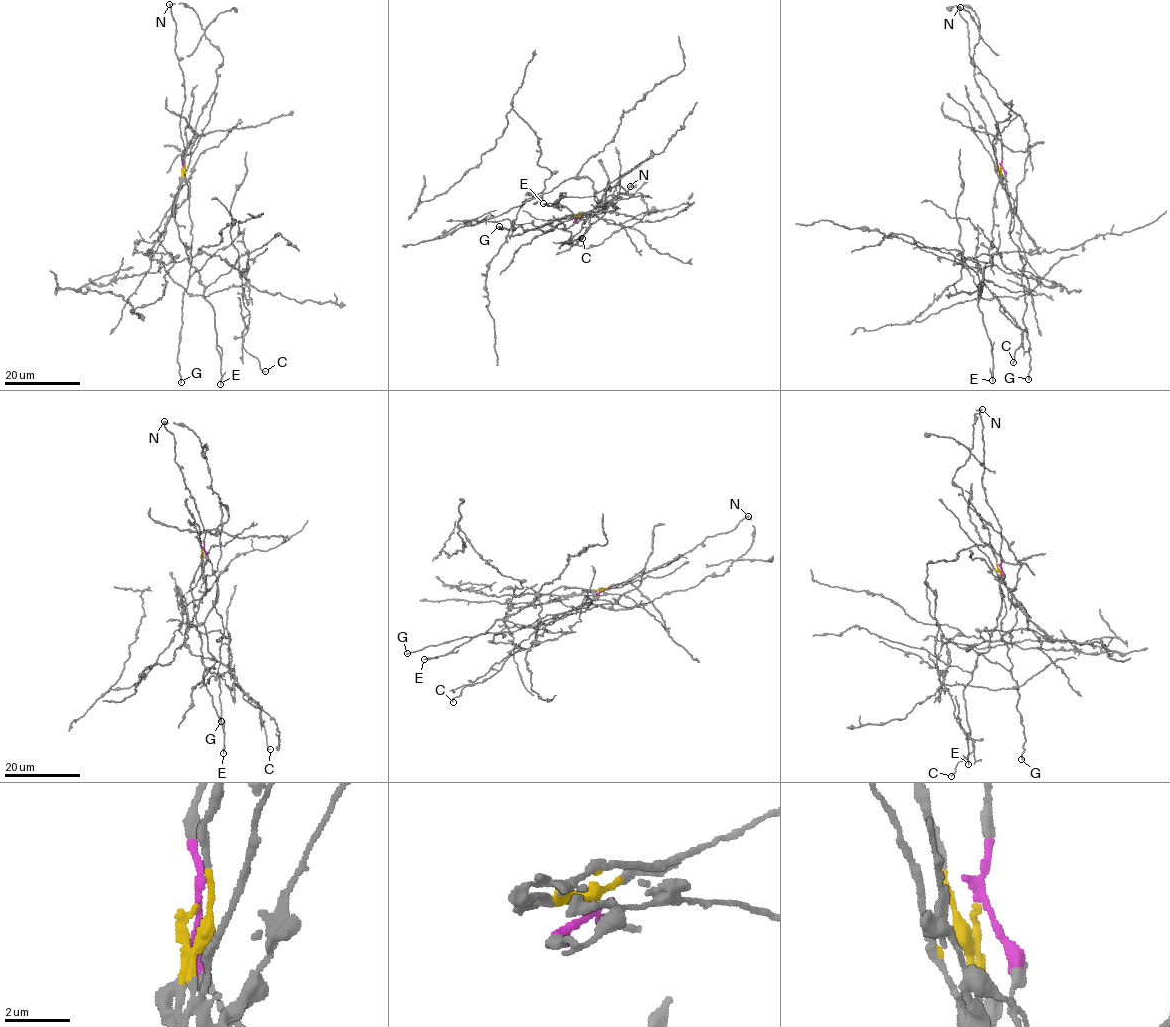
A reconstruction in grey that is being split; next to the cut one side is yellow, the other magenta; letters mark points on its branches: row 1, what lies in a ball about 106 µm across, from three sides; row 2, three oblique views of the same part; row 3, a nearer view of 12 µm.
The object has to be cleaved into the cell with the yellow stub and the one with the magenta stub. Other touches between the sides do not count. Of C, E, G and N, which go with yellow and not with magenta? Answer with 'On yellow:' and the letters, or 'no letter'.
On yellow: C, E

